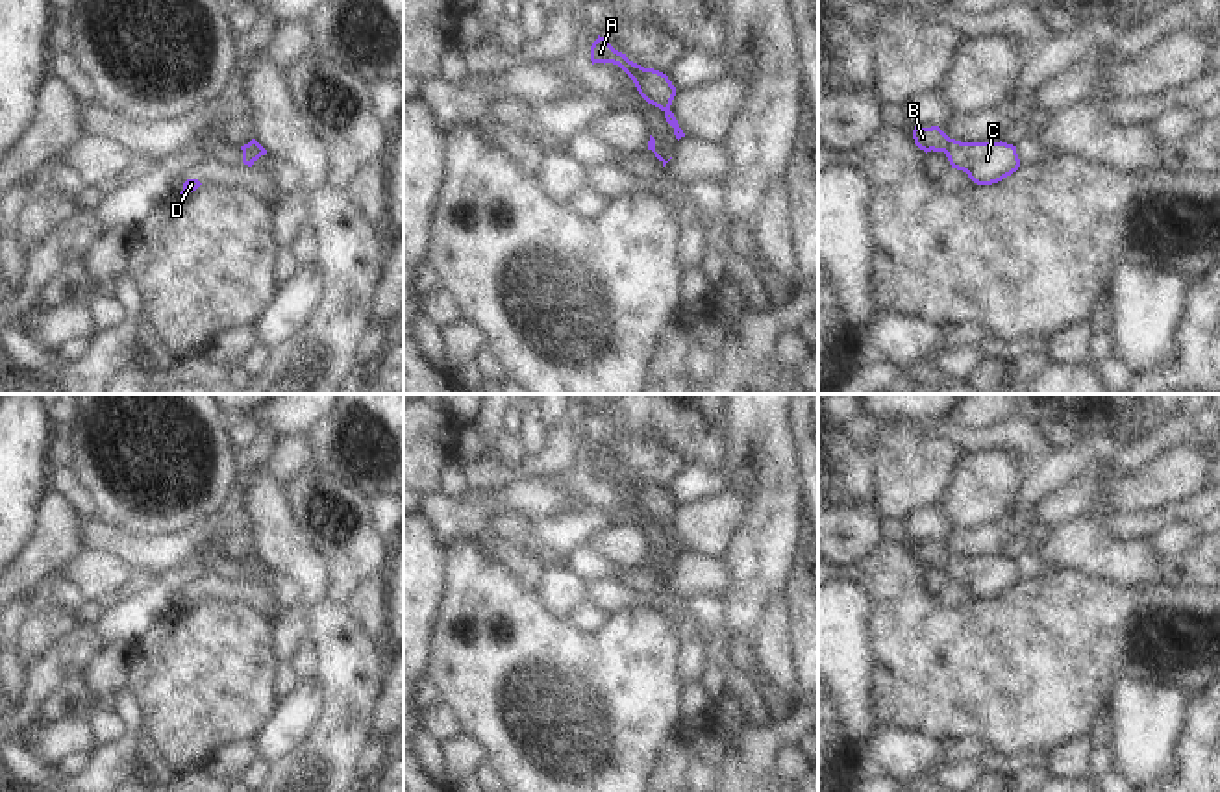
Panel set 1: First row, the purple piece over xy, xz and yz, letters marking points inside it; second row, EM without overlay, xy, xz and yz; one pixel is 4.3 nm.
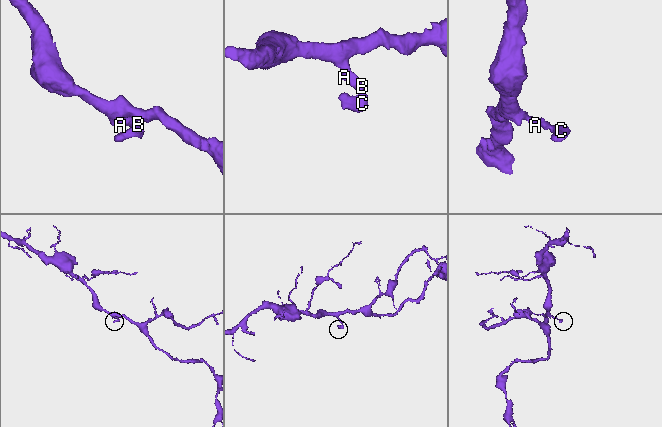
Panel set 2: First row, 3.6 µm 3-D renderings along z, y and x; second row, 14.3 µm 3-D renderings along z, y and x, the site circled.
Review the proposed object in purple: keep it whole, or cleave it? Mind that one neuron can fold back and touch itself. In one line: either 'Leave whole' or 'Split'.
Leave whole.

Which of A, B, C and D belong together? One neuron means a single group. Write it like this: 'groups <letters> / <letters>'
groups A B C D

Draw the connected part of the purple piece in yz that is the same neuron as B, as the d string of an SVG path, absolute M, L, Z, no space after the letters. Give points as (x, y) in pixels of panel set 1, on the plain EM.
M939 540L913 544L915 559L927 566L944 566L952 583L963 585L977 600L992 600L1018 585L1016 561L1007 557L961 557Z

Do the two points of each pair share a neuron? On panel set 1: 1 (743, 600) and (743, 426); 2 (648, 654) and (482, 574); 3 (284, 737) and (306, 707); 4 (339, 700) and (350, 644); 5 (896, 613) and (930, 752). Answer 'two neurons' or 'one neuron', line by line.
1: one neuron
2: one neuron
3: one neuron
4: one neuron
5: two neurons

